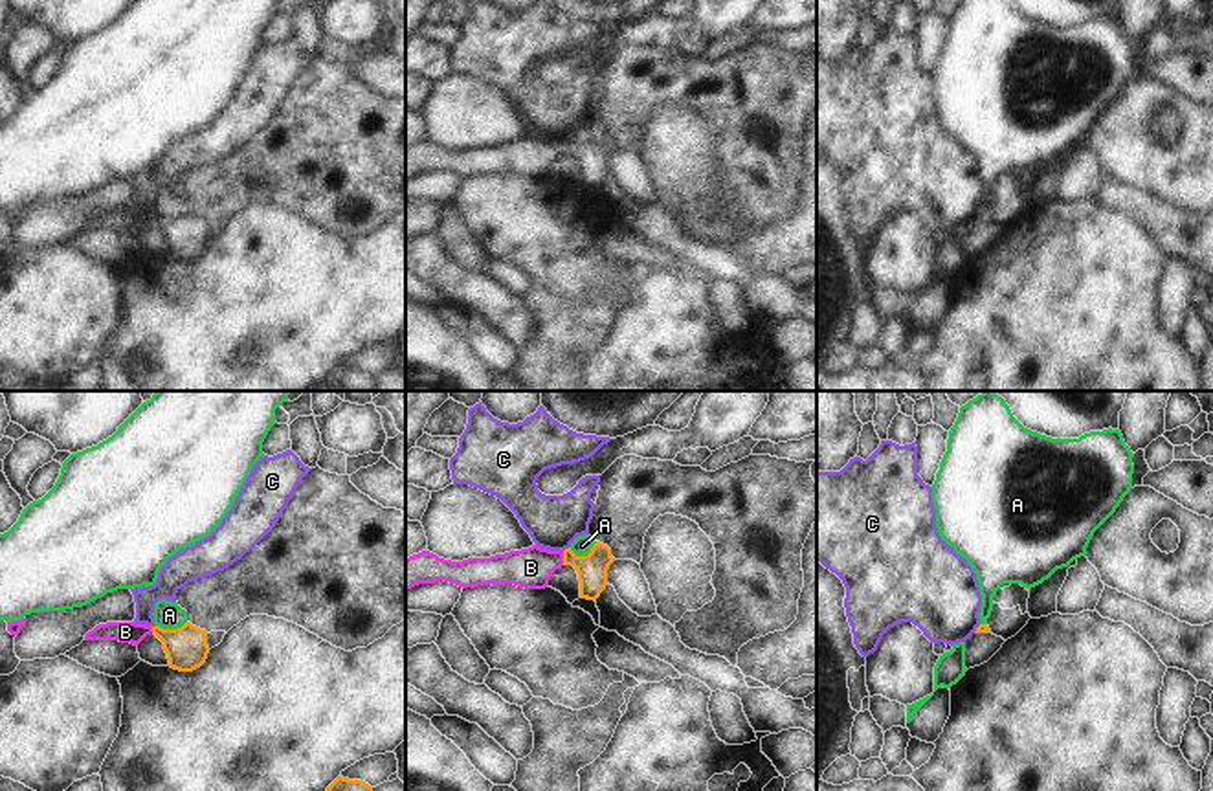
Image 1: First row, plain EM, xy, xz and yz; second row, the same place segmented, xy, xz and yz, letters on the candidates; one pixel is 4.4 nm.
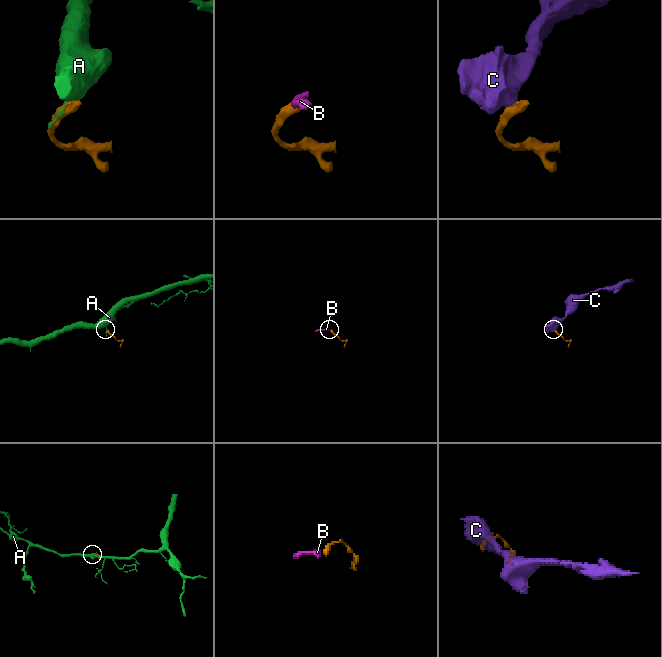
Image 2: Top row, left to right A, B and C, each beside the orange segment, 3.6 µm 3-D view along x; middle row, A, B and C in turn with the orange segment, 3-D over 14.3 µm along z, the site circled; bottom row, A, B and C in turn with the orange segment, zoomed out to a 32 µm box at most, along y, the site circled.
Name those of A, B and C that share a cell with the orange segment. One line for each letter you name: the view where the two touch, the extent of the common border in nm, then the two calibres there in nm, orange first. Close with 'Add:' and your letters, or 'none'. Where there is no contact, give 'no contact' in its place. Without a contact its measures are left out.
B: xz | 50 nm | 130/180 nm
Add: B

